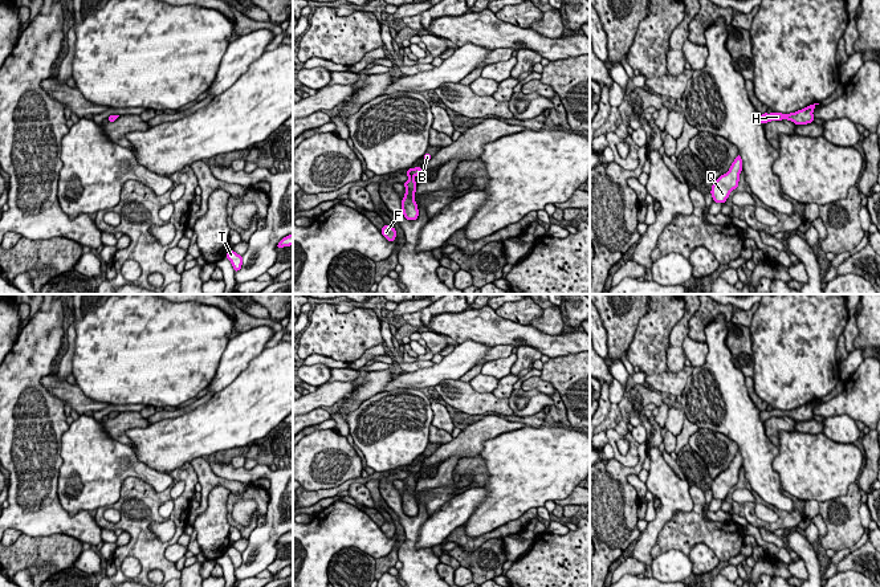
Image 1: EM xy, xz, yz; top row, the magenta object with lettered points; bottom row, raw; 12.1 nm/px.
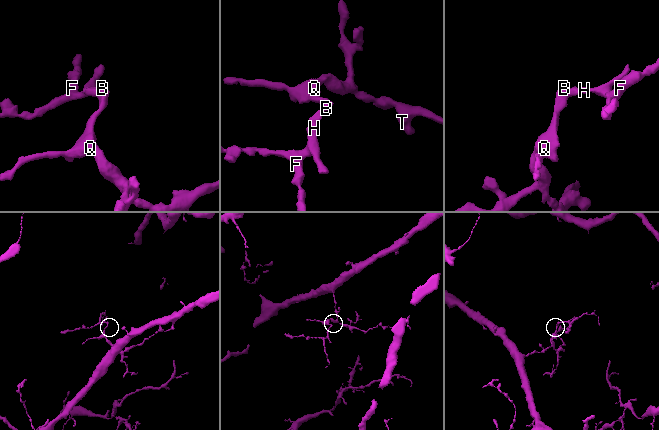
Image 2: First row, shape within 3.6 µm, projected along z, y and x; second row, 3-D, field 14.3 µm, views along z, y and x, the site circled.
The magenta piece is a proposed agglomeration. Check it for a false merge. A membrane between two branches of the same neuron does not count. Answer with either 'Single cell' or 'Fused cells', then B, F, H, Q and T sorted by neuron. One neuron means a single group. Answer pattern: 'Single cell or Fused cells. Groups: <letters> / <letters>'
Single cell. Groups: B F H Q T

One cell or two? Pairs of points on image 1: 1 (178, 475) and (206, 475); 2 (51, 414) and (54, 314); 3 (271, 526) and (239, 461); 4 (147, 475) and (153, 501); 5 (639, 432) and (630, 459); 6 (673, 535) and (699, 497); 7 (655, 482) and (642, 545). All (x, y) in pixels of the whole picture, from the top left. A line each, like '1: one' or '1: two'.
1: two
2: one
3: two
4: two
5: two
6: one
7: one

